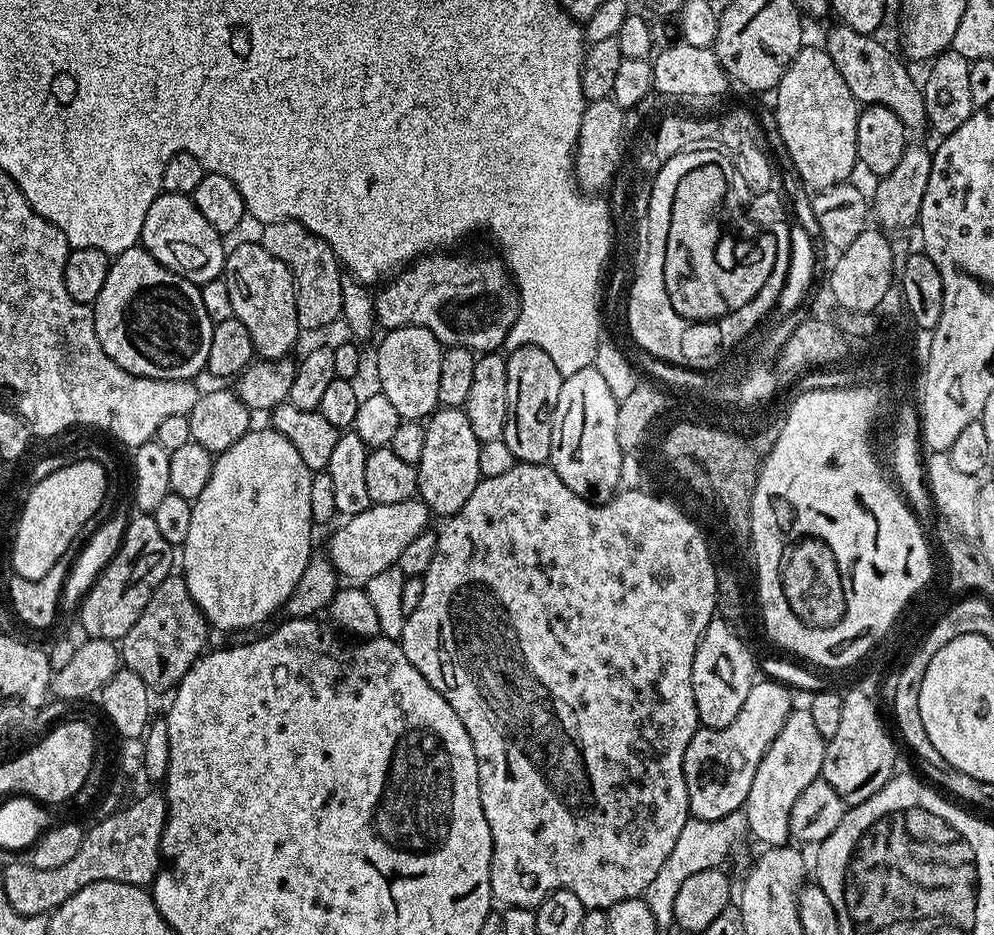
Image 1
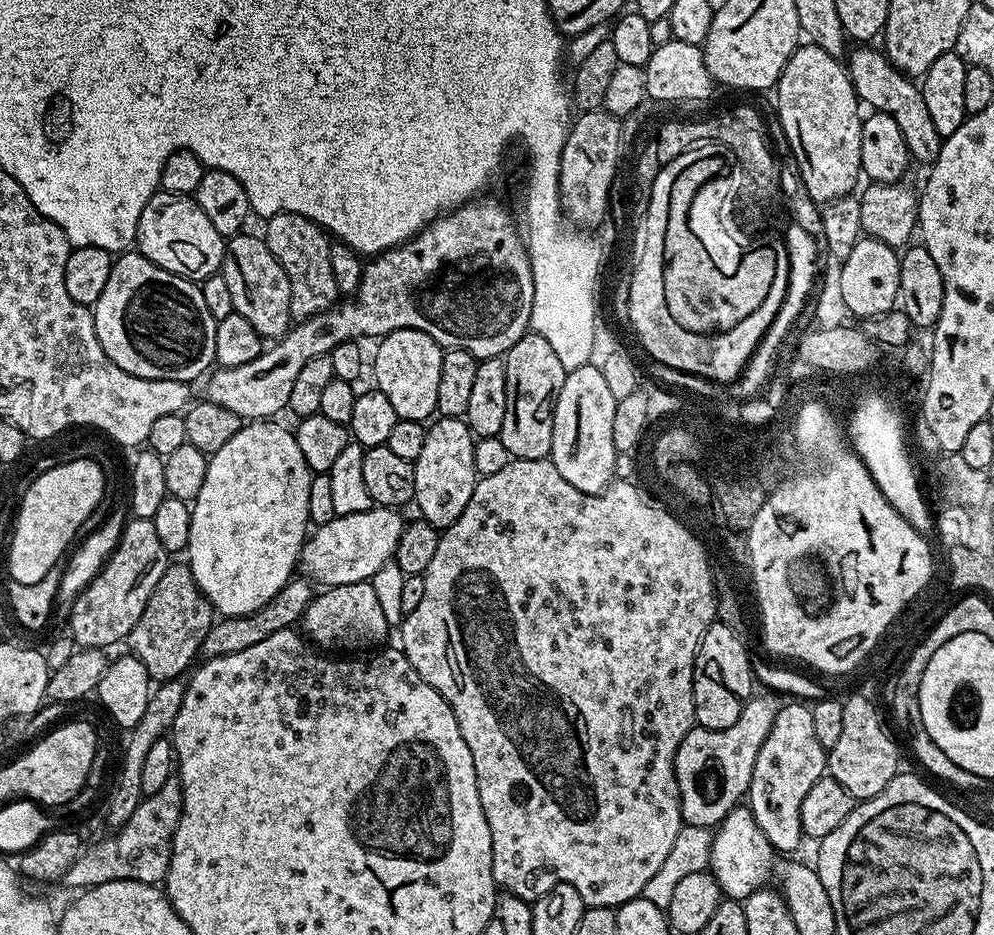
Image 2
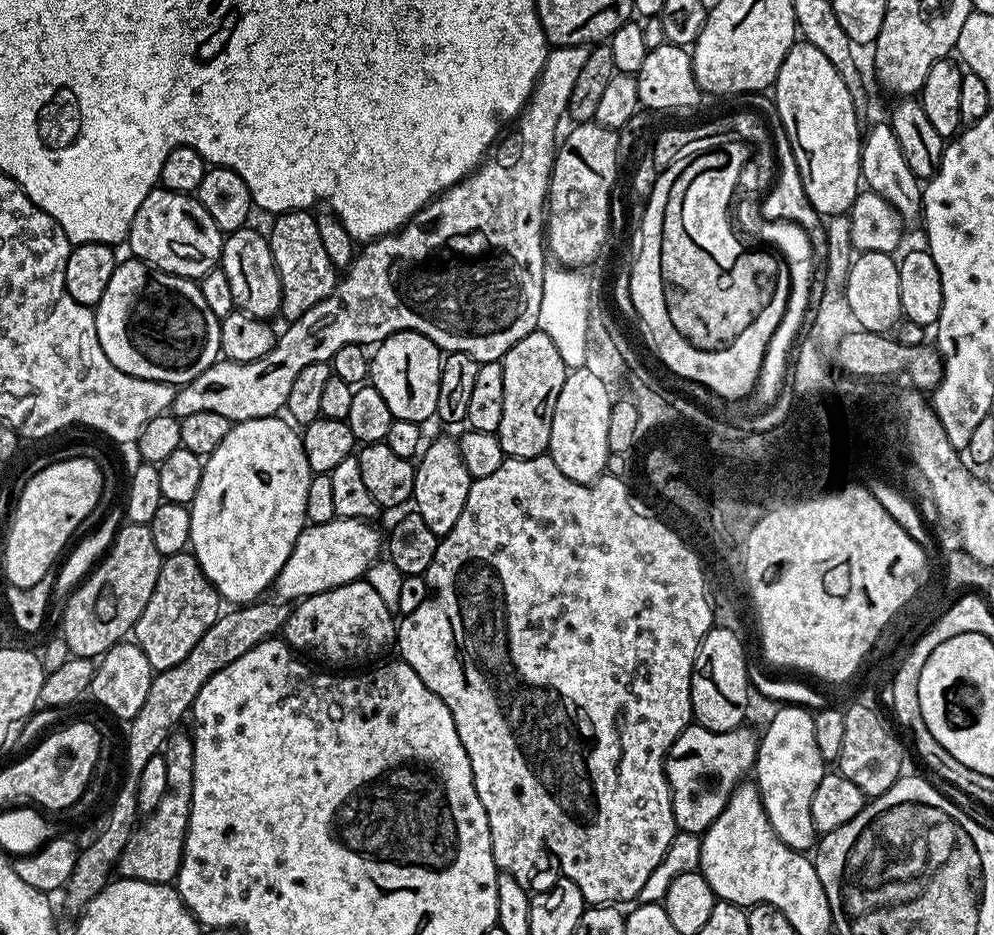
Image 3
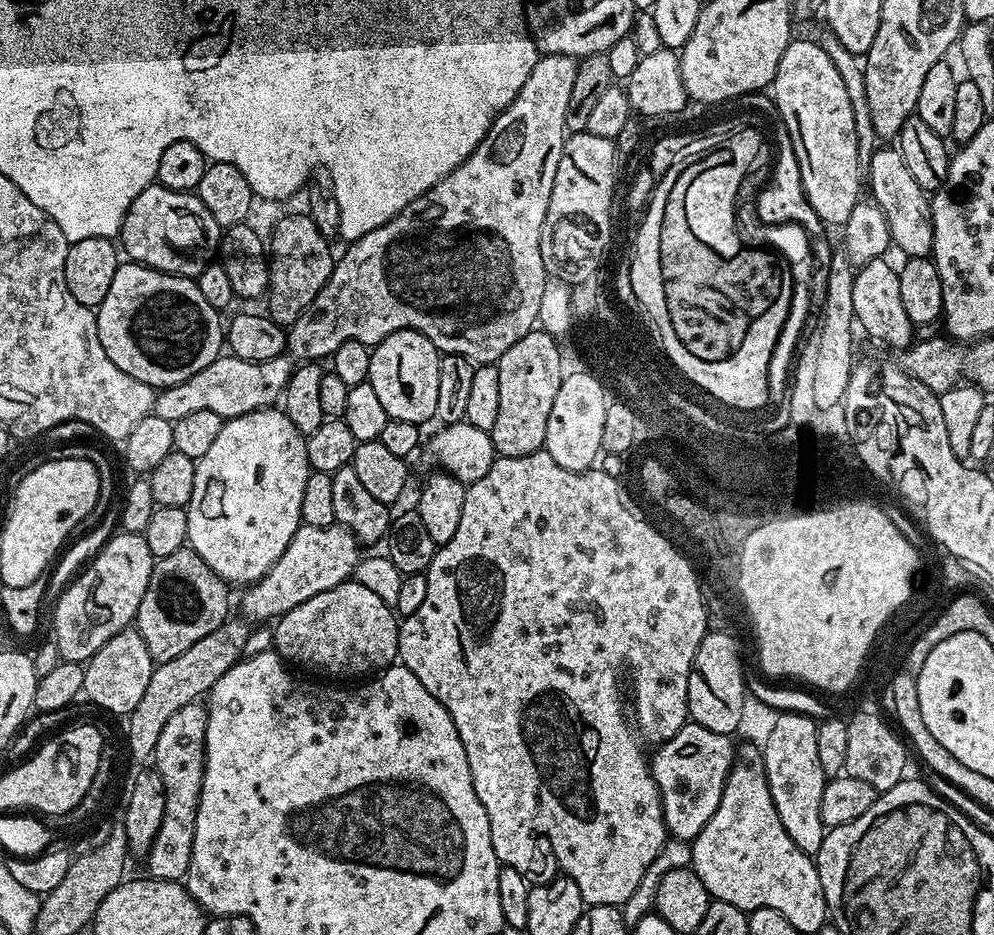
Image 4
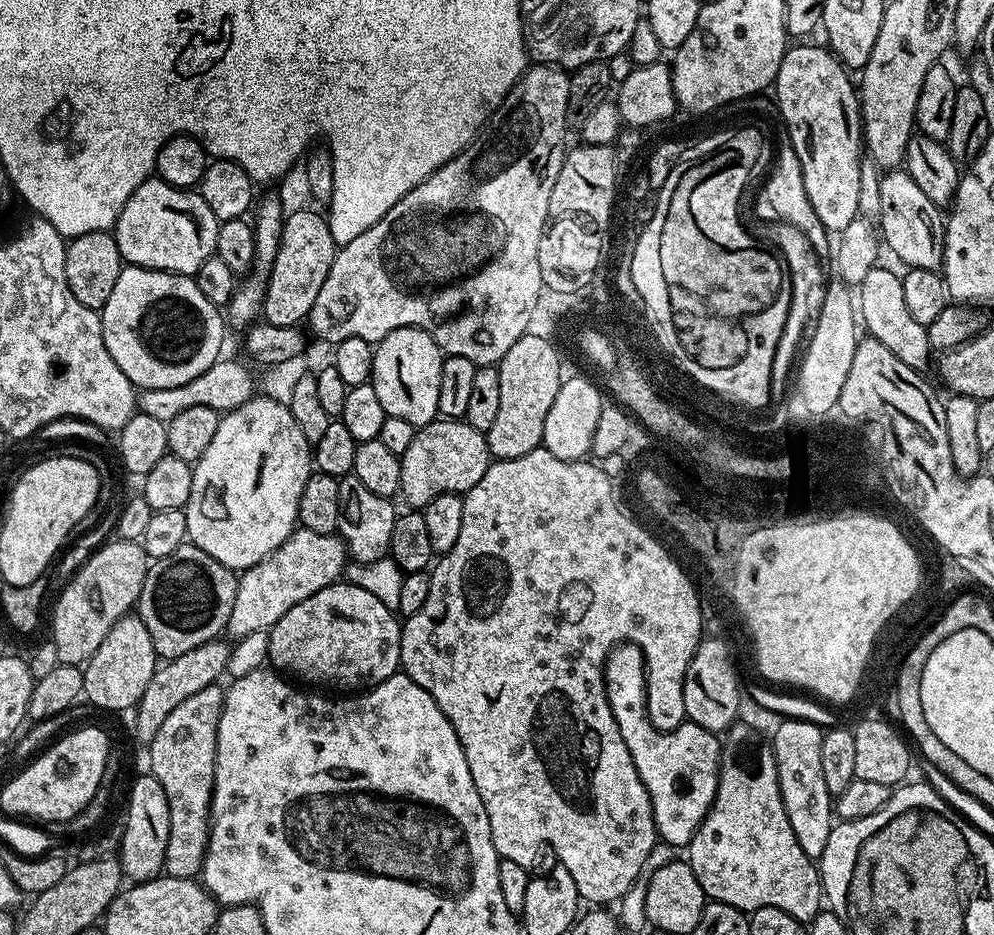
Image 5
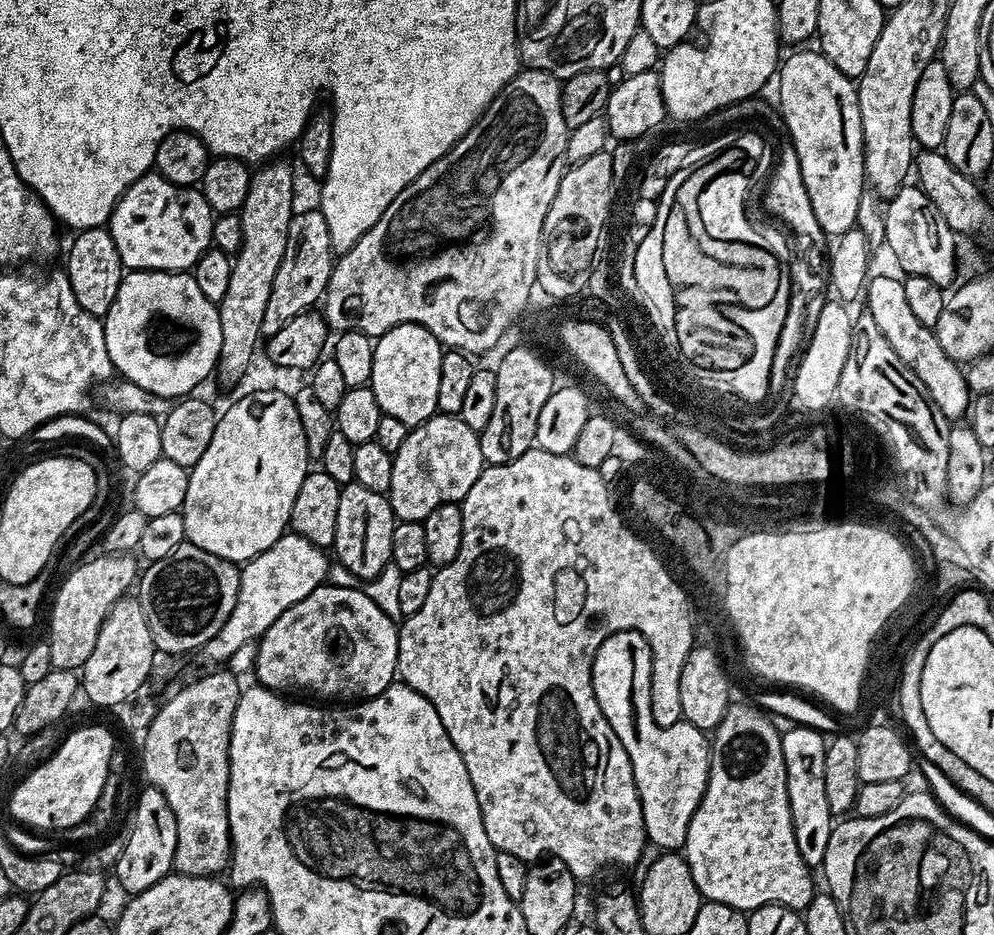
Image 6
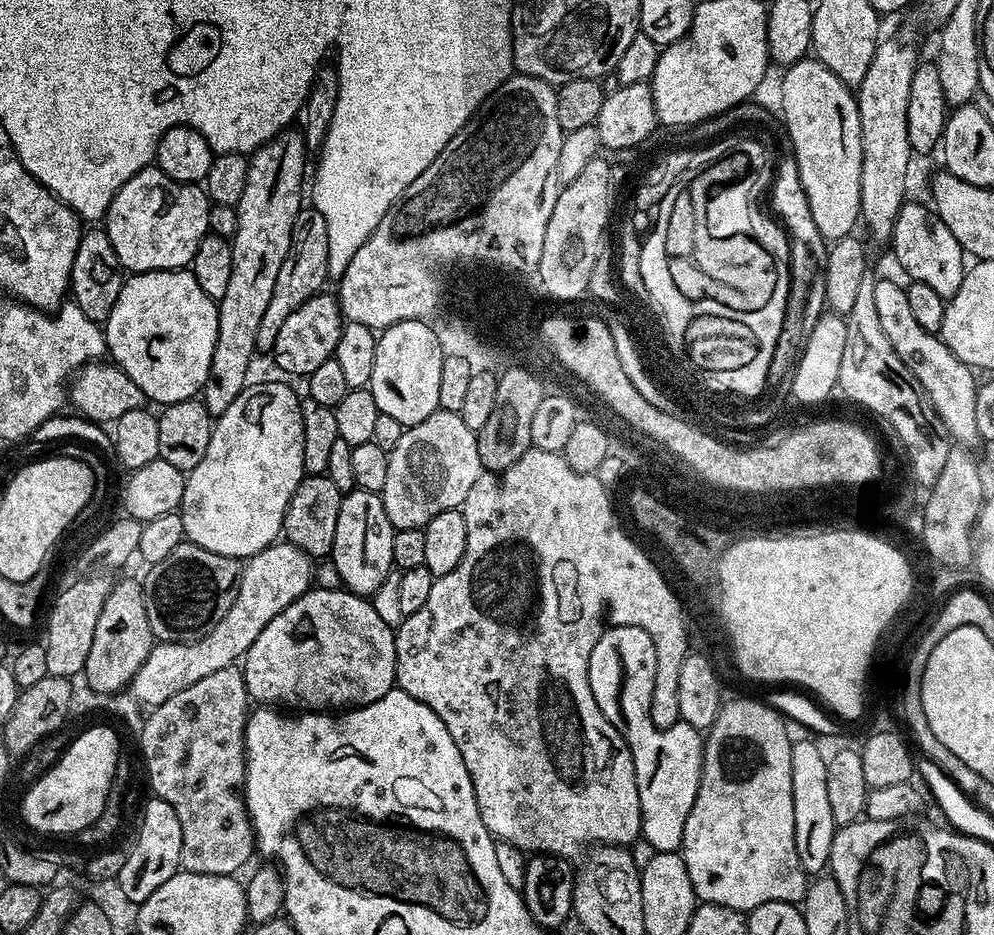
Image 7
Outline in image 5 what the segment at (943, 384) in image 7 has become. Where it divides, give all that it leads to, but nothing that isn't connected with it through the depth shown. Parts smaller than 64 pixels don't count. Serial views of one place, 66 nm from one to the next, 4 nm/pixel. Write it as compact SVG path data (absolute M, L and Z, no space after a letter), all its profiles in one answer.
M883 266L872 268L870 274L866 274L866 278L862 278L858 285L858 316L863 327L864 324L868 327L867 335L871 339L882 342L882 346L902 358L906 366L924 370L928 364L928 355L933 355L934 349L932 343L927 340L927 327L914 322L910 315L906 298L902 298L902 279L899 275L895 276L890 269Z

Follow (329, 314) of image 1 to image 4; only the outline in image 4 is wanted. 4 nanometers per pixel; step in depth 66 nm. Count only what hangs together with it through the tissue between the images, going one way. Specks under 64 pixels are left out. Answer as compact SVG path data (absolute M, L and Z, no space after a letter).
M311 215L284 216L270 236L270 263L268 266L267 315L275 324L290 326L308 309L310 302L326 286L334 263L333 245L318 230Z

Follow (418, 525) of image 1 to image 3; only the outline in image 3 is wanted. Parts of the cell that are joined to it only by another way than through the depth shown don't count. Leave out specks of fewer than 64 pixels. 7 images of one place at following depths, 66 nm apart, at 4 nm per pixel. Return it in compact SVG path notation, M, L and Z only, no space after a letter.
M337 518L321 524L308 524L298 534L286 566L276 576L274 592L284 602L299 602L319 592L361 579L382 552L382 532L367 520Z

